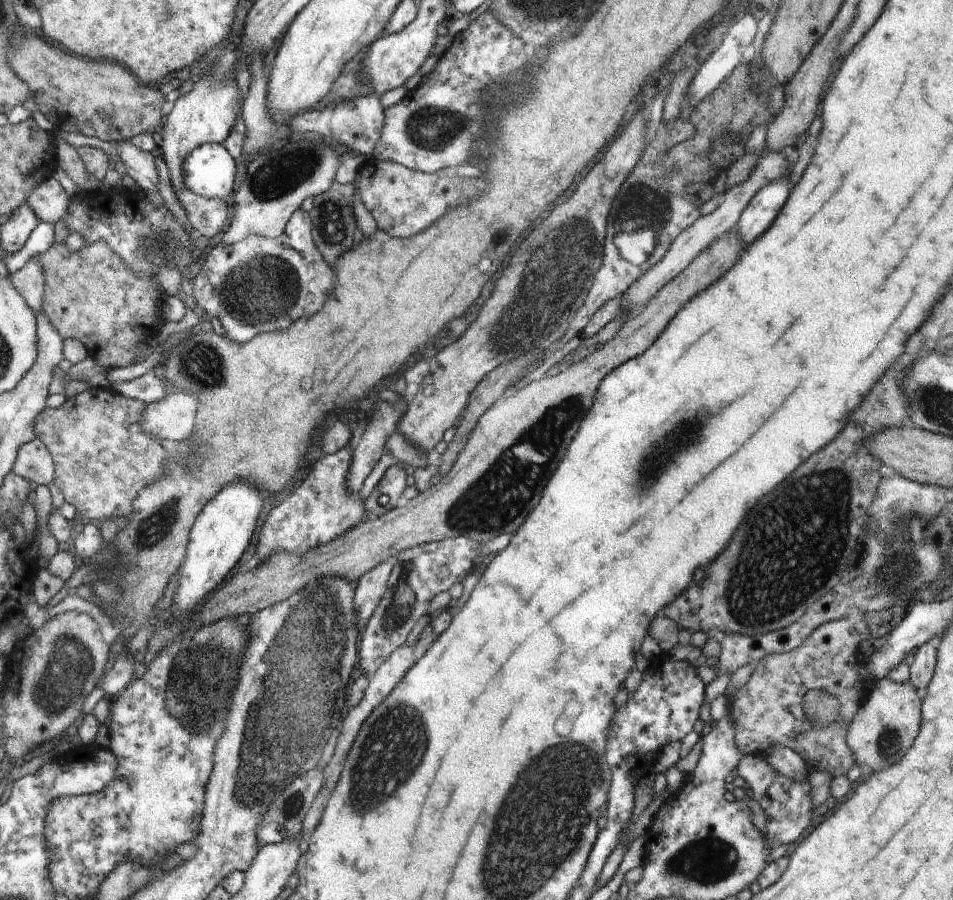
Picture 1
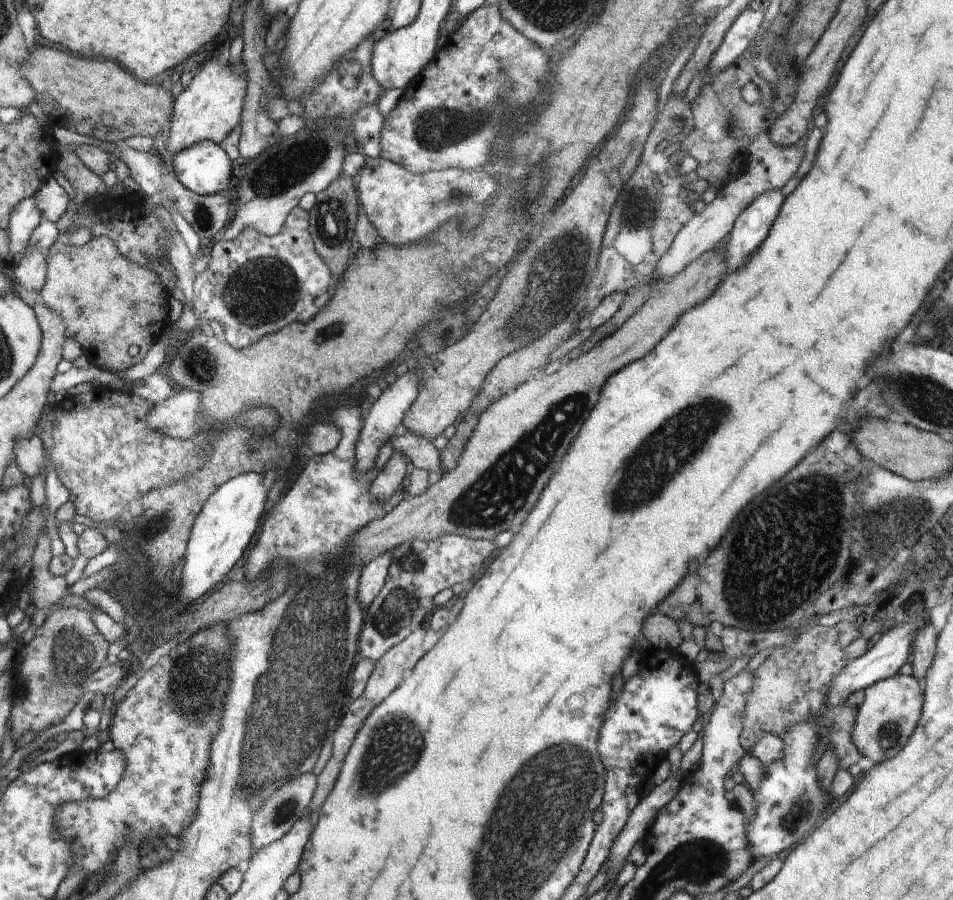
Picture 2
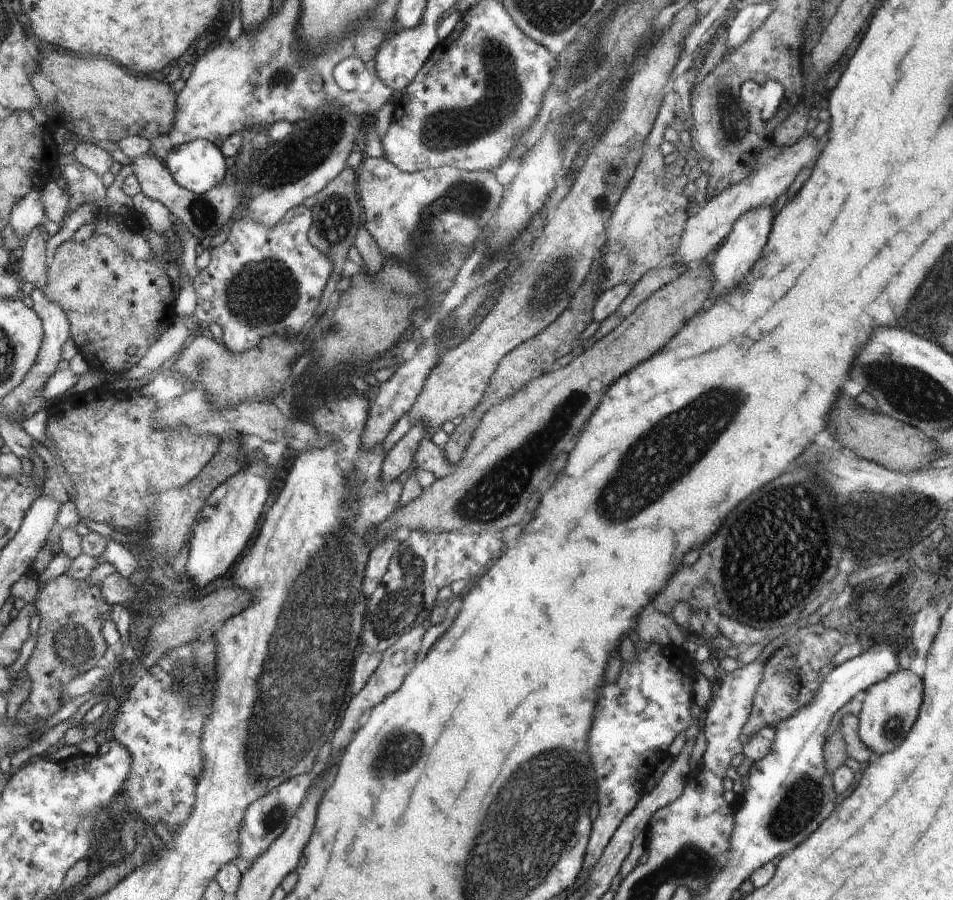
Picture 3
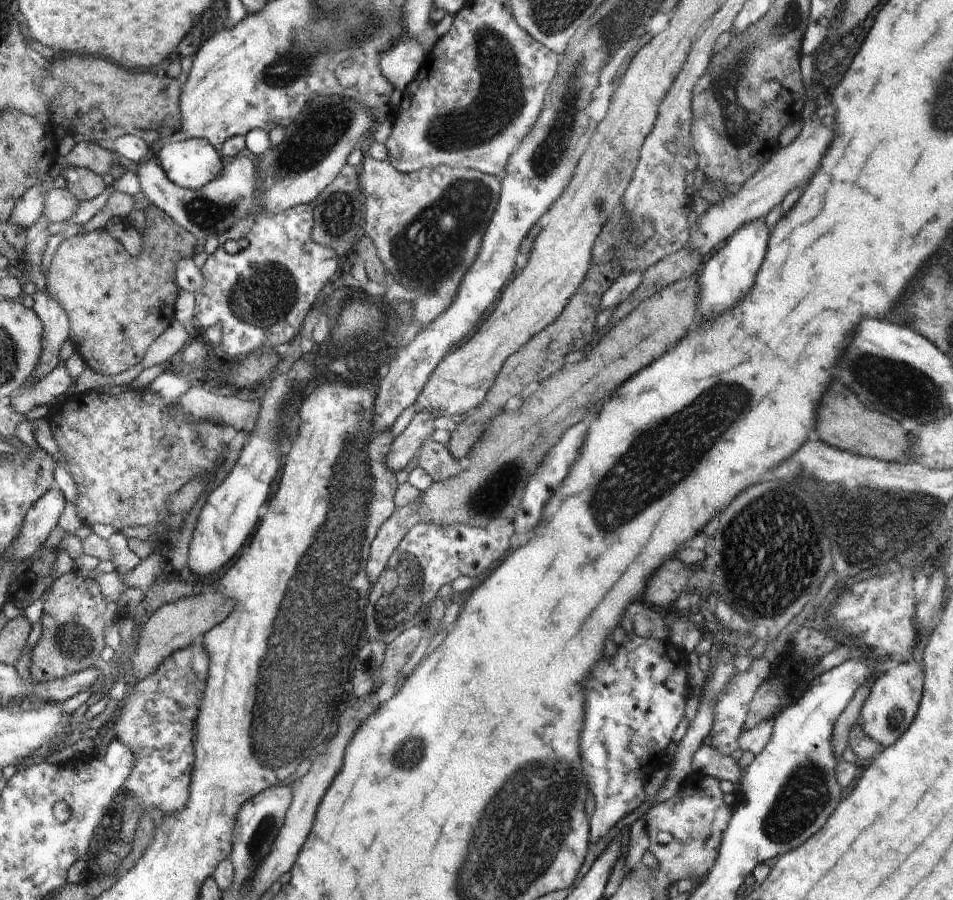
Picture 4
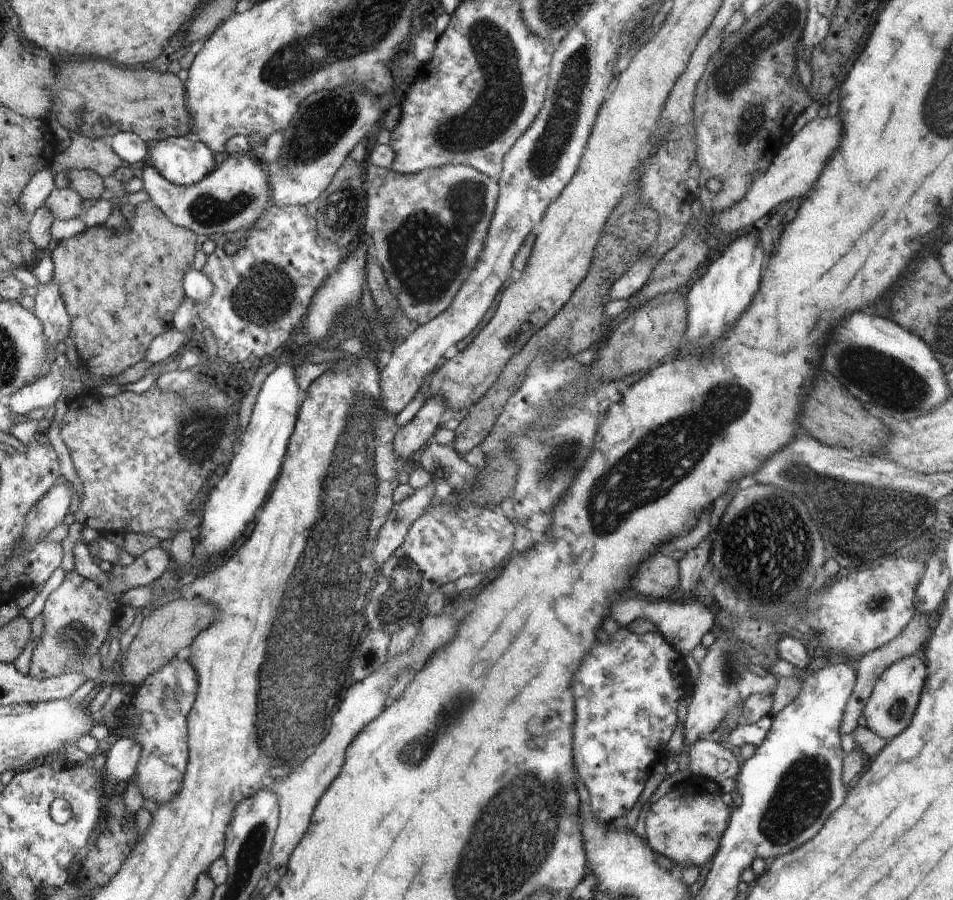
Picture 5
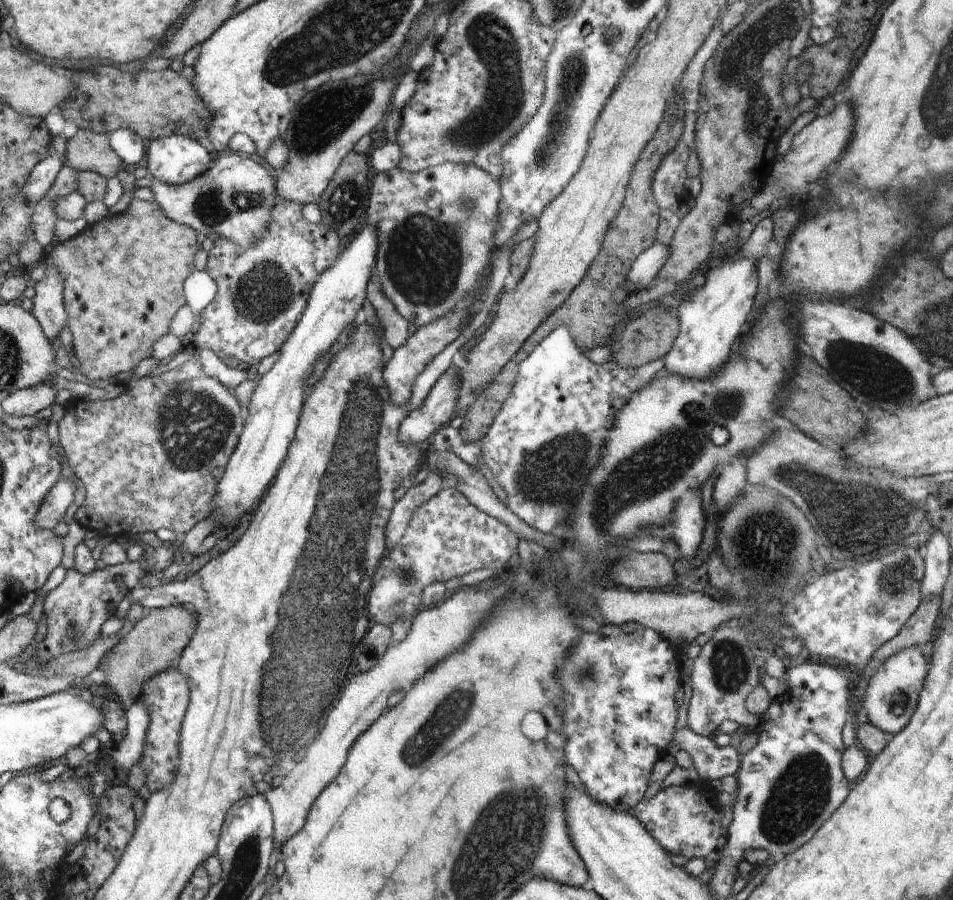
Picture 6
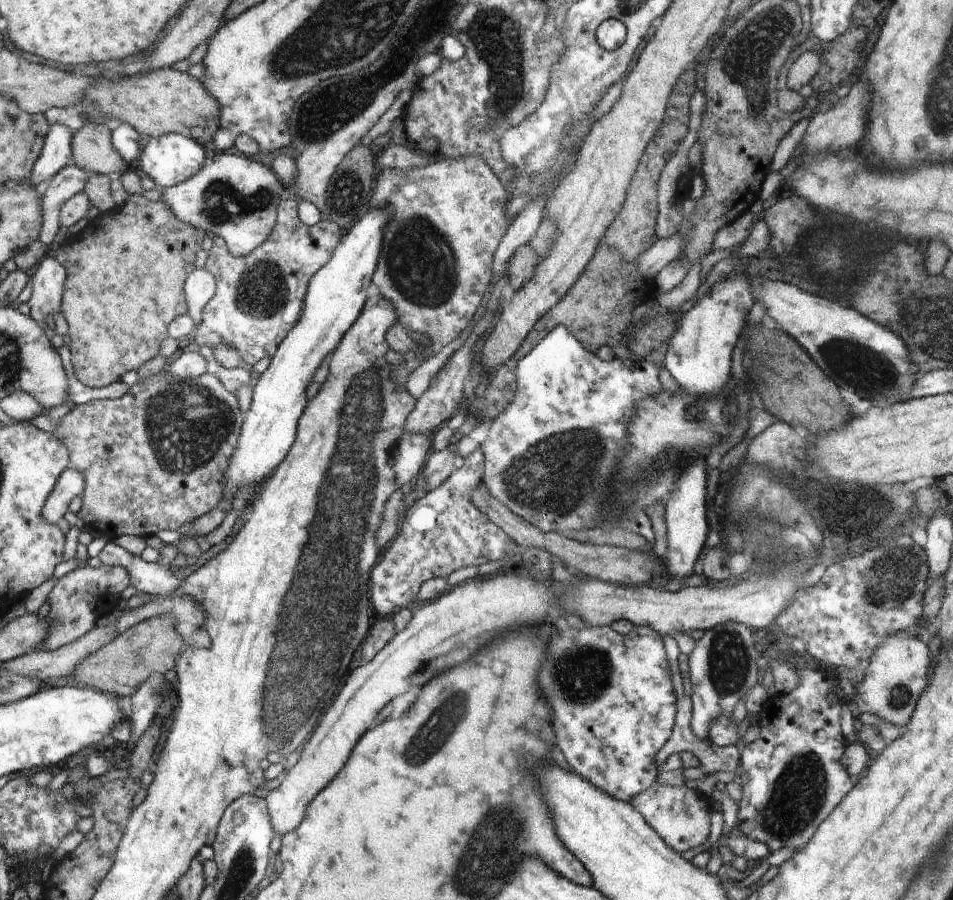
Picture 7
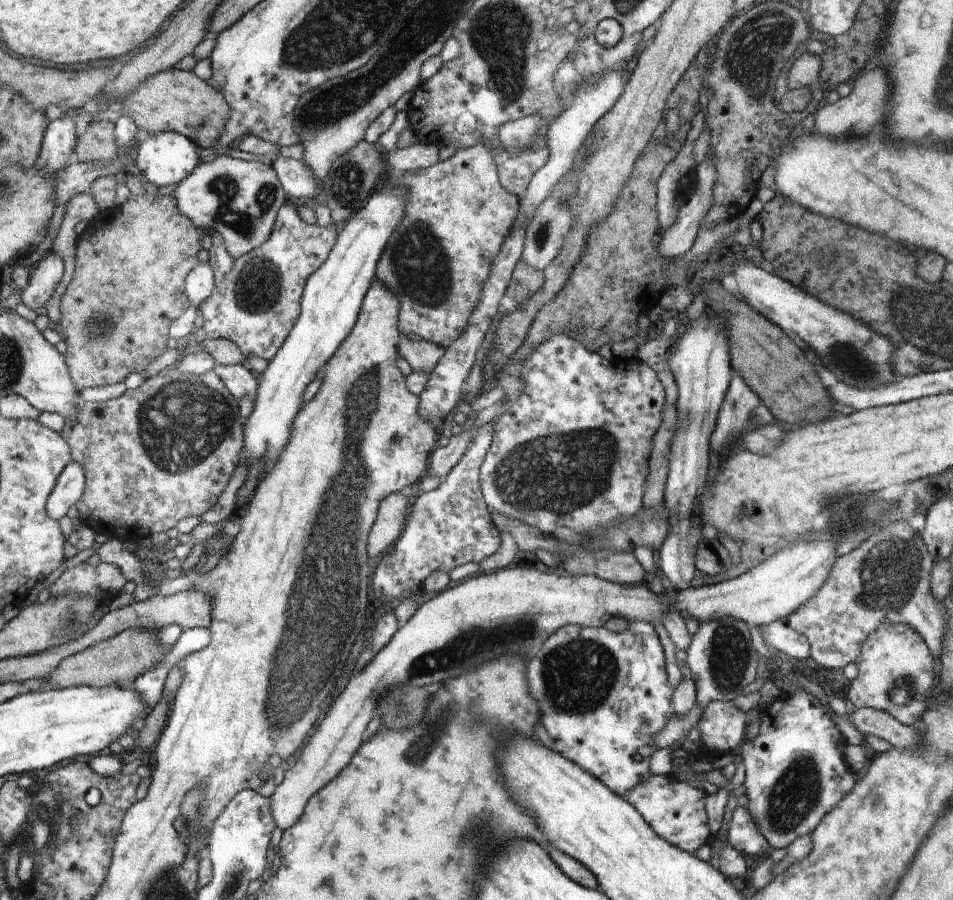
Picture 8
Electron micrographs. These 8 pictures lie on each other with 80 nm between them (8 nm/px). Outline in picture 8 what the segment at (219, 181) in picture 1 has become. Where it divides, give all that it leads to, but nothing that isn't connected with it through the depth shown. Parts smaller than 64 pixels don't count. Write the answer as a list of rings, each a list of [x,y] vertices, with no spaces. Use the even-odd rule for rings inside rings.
[[[174,131],[150,133],[148,138],[145,138],[138,148],[135,148],[133,157],[142,176],[157,187],[182,183],[200,162],[198,148],[194,146],[194,142],[187,136]]]

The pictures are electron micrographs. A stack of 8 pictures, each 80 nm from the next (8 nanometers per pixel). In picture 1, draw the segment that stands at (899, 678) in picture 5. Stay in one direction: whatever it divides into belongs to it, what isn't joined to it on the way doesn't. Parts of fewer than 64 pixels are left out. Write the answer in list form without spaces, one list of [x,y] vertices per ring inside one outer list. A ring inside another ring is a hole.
[[[887,678],[876,681],[868,694],[864,704],[850,721],[847,743],[855,764],[866,766],[872,773],[877,773],[900,762],[912,746],[920,730],[922,700],[911,681],[899,684]]]

